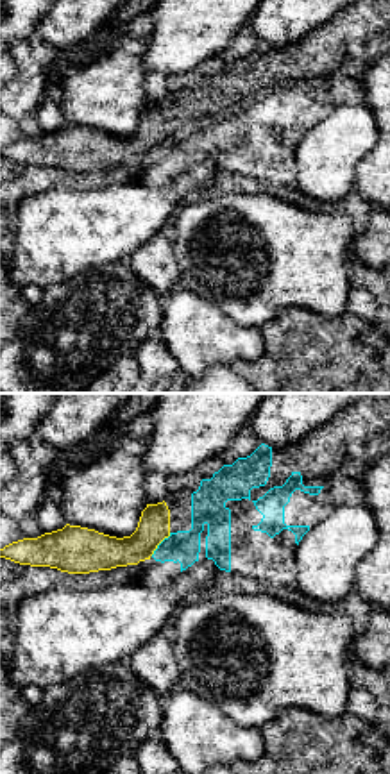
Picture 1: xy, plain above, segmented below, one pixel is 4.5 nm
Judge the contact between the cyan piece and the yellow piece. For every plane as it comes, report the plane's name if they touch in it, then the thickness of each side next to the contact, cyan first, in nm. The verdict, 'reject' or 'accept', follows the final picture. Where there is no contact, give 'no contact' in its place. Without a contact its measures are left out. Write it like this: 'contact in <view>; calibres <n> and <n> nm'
contact in xy; calibres 140 and 150 nm

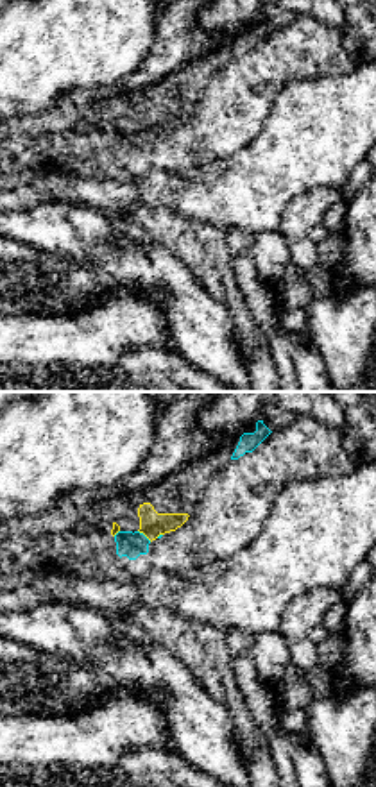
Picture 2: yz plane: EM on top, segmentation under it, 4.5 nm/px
contact in yz; calibres 120 and 120 nm

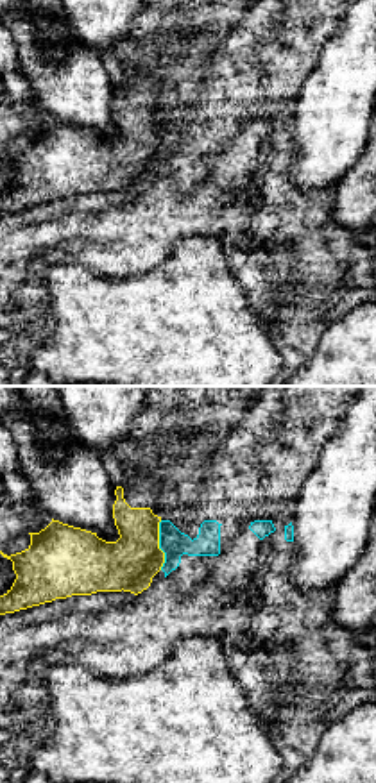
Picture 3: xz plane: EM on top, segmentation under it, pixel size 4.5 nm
contact in xz; calibres 120 and 240 nm

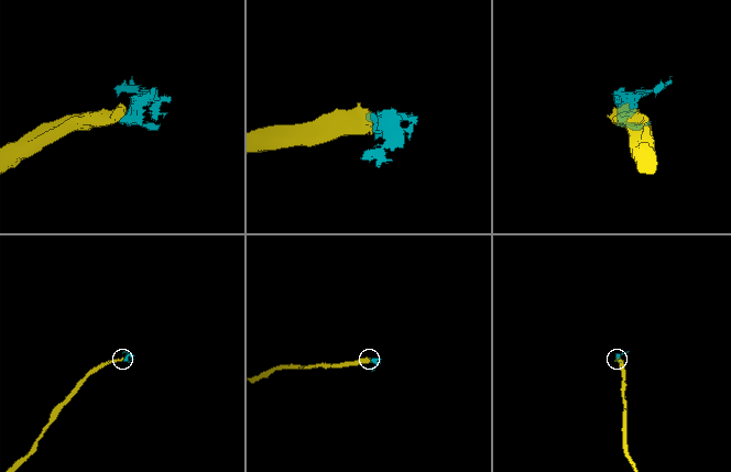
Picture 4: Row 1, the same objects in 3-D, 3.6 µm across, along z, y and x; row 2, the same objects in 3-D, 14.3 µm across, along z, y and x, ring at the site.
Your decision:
accept

